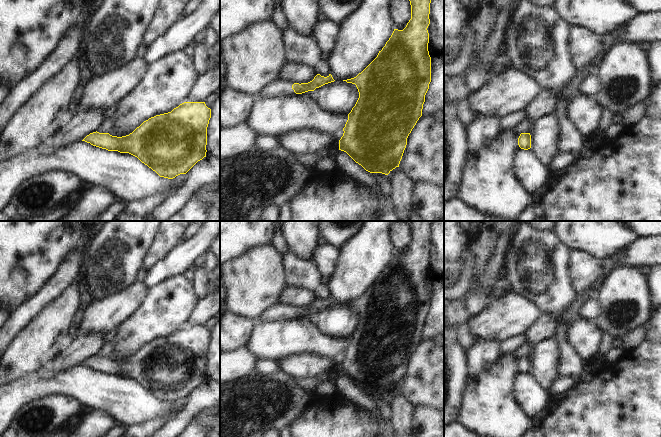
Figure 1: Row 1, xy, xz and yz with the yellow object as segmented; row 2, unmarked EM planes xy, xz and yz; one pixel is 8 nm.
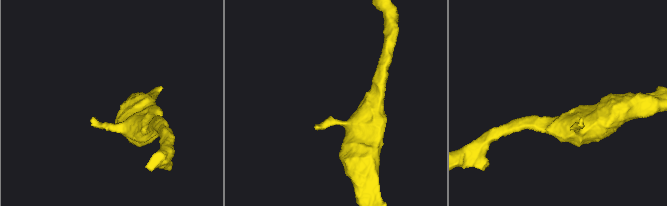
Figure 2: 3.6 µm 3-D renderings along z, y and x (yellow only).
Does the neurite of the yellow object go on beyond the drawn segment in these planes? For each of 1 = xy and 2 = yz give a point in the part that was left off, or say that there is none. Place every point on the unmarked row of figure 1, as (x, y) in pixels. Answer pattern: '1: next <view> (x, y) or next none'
1: next none
2: next none

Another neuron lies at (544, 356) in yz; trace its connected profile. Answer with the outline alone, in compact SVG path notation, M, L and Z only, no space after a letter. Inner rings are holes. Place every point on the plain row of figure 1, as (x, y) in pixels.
M556 337L545 339L535 346L529 355L531 359L531 374L539 385L547 392L550 391L557 375L559 364L559 349Z

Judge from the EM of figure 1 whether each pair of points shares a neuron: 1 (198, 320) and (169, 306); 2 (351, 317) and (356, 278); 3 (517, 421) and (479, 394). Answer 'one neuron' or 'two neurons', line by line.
1: two neurons
2: two neurons
3: one neuron

